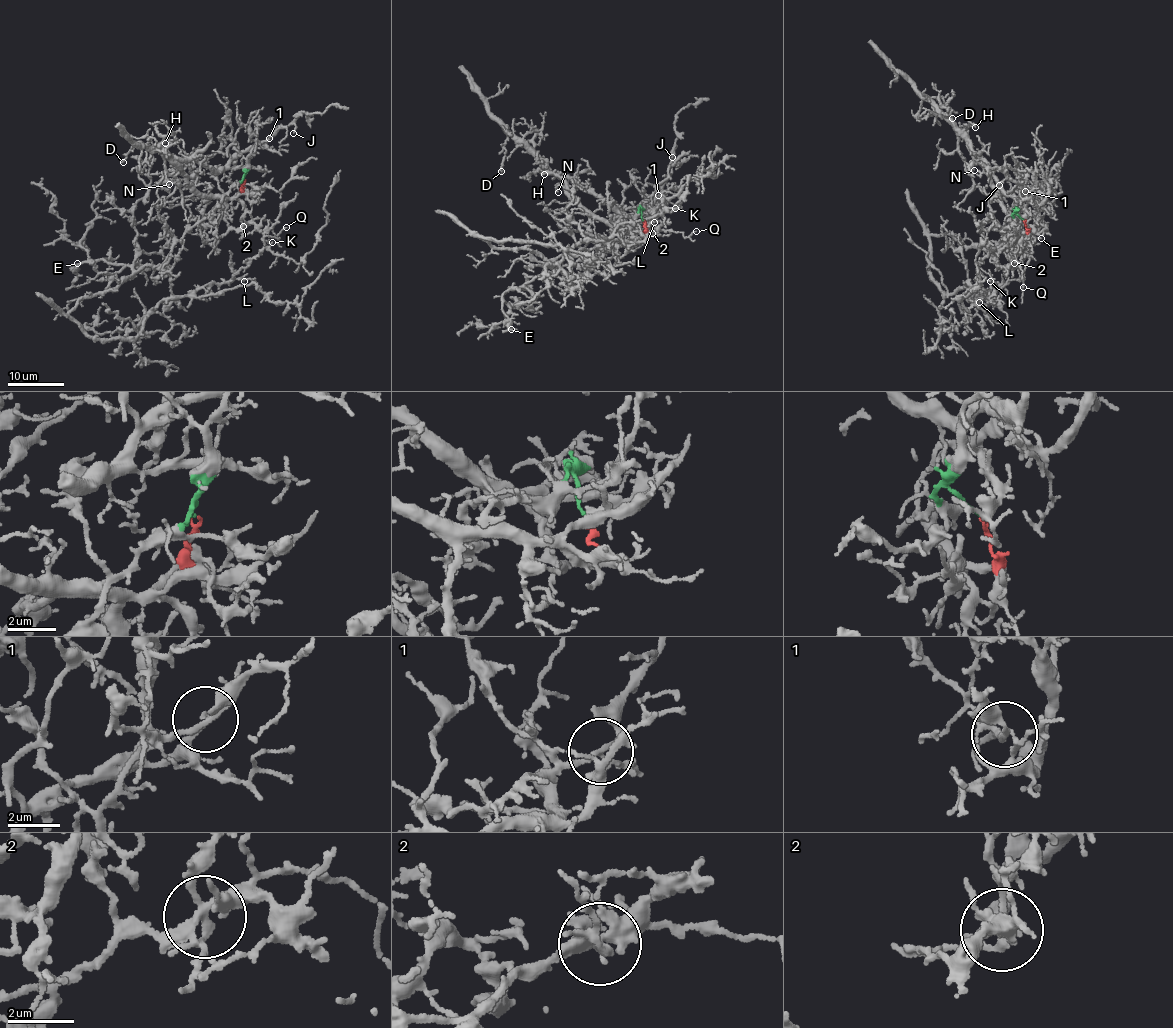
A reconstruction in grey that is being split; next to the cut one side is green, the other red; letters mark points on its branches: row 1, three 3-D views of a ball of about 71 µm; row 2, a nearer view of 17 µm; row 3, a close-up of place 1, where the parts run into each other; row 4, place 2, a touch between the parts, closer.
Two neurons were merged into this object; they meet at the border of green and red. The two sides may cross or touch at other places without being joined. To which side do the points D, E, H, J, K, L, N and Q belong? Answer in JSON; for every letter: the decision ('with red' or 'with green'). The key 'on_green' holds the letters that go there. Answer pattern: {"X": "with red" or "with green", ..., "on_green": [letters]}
{"D": "with red", "E": "with green", "H": "with red", "J": "with green", "K": "with green", "L": "with green", "N": "with red", "Q": "with green", "on_green": ["E", "J", "K", "L", "Q"]}

